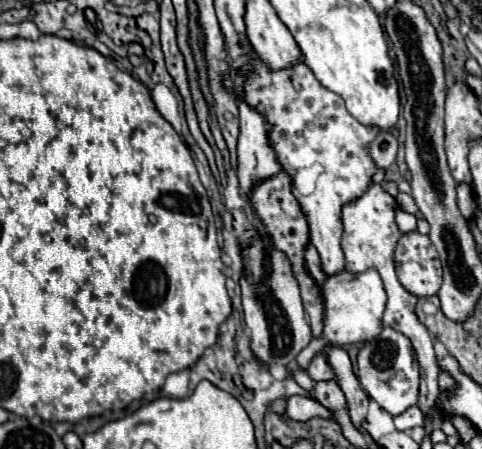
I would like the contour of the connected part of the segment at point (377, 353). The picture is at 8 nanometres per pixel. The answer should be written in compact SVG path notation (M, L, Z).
M384 327L378 337L368 341L358 353L358 379L370 399L374 399L390 415L402 415L408 407L418 403L420 371L410 339L392 327Z

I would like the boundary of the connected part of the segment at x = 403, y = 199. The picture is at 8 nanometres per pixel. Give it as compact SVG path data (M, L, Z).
M400 192L396 197L400 209L408 213L416 214L419 211L414 199L410 194Z

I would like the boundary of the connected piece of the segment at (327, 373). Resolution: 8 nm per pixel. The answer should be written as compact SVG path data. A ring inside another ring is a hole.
M318 353L318 355L312 359L312 363L310 363L310 367L308 367L308 375L310 375L310 379L312 379L314 383L318 383L318 381L330 381L330 379L334 377L334 373L330 371L330 365L326 363L326 357L324 357L322 353Z

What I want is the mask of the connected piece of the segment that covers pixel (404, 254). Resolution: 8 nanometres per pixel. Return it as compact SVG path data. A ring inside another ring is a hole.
M402 235L394 255L398 281L416 297L432 297L442 285L442 265L428 235Z

